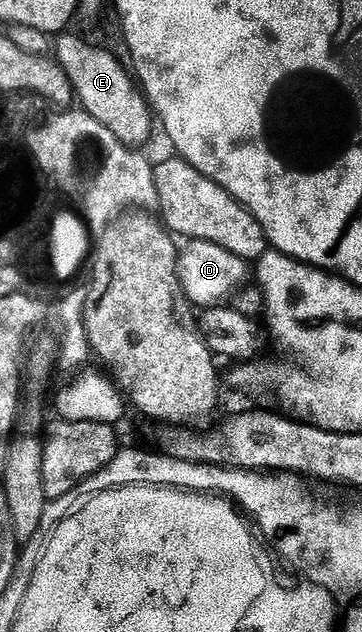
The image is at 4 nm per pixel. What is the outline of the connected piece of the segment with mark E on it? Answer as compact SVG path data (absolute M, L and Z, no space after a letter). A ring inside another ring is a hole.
M61 33L55 39L54 57L70 80L75 101L81 102L82 110L108 128L126 147L140 148L152 134L154 114L137 79L130 73L129 67L125 63L124 67L110 51L100 46L88 46L86 39L72 33Z

